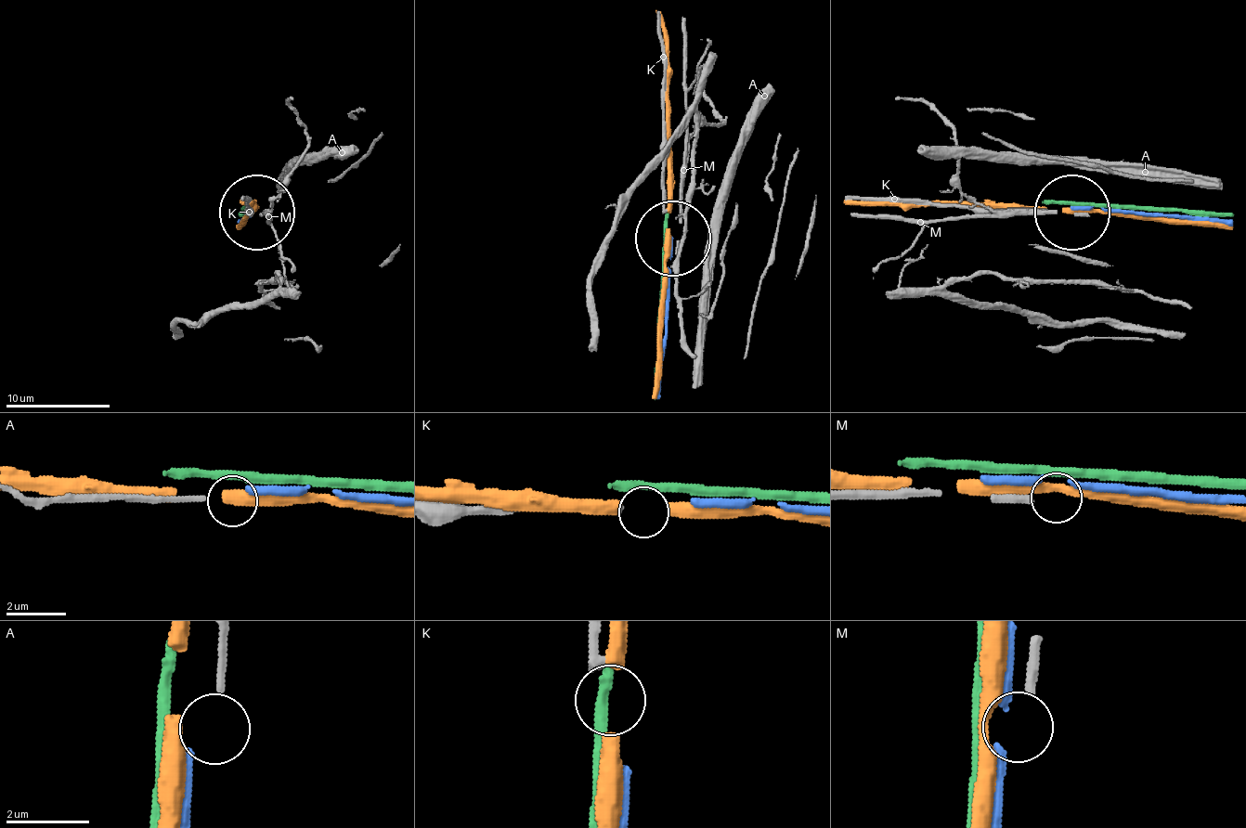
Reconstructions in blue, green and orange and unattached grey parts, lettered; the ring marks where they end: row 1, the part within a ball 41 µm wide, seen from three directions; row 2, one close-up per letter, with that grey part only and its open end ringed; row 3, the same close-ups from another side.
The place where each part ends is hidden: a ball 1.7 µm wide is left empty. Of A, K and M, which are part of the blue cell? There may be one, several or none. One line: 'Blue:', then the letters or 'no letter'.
Blue: no letter

